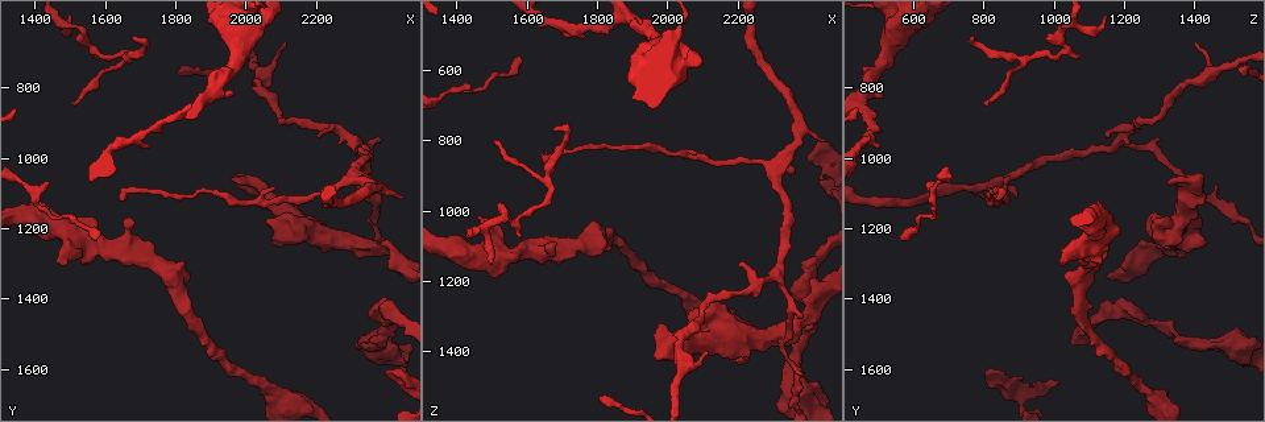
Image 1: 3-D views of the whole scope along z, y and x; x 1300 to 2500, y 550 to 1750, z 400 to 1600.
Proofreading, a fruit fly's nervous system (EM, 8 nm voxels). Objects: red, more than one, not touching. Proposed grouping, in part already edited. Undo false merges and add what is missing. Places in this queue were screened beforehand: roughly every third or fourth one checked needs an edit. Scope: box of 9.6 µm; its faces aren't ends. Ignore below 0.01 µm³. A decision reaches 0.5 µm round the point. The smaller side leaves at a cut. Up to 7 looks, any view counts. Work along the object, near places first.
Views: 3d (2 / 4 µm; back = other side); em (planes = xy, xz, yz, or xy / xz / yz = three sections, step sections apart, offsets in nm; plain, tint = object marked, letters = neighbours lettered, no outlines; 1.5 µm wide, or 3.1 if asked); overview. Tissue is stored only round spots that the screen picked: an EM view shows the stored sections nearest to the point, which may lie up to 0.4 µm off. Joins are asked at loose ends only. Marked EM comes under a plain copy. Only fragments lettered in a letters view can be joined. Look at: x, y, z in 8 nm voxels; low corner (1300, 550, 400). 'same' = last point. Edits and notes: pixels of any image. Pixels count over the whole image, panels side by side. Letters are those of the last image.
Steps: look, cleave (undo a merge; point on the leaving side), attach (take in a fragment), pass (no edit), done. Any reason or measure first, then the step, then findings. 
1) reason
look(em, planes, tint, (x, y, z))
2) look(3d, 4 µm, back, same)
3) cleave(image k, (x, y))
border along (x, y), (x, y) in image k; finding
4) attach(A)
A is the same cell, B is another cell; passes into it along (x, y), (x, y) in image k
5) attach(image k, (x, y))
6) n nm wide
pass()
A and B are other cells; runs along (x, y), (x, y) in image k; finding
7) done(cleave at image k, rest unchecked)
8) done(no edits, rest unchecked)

thick end
look(em, xz, step 4, tint, (2190, 1230, 1420))

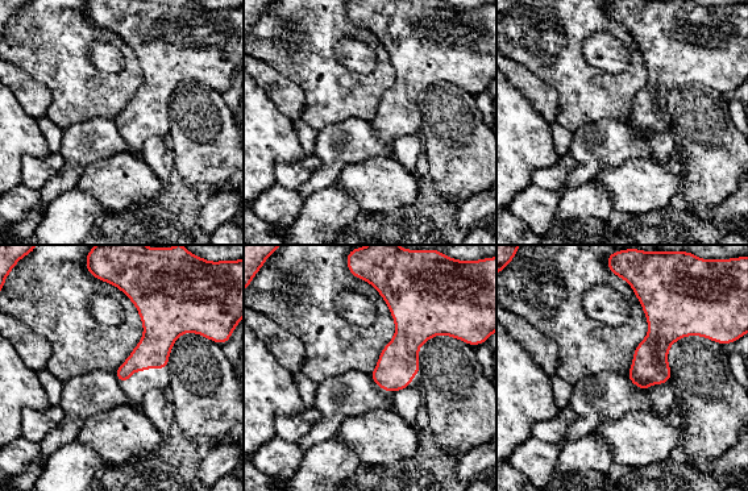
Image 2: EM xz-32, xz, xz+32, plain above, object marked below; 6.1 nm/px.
cut it another way
look(em, planes, letters, same)

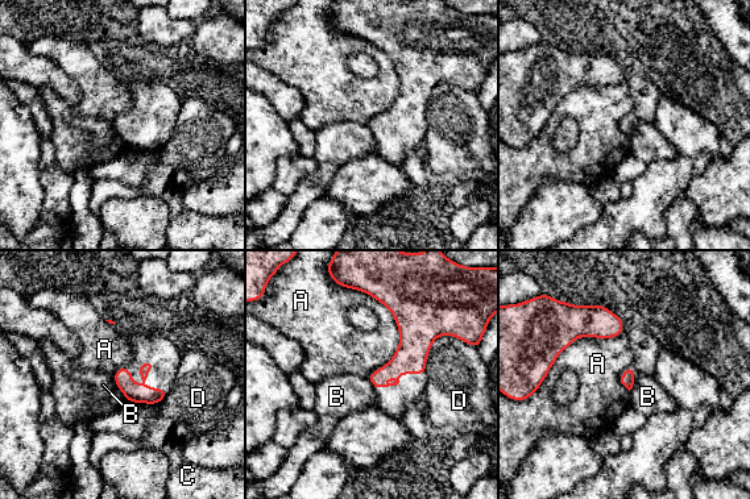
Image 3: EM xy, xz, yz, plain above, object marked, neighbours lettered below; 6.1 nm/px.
pass()
A, B, C and D are other cells; runs along (116, 377), (135, 394), (162, 394) in image 3; none of them fits

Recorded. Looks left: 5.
an open end
look(em, planes, letters, (1460, 1280, 1020))

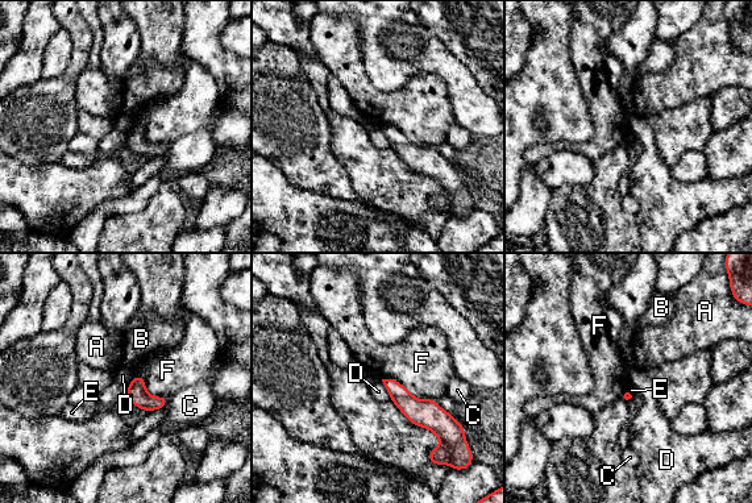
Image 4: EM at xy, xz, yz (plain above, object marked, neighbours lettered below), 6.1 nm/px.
pass()
A, B, C, D, E and F are other cells; border along (381, 379), (390, 399) in image 4; none of them fits

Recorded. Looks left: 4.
free end
look(3d, 4 µm, (1570, 1240, 570))

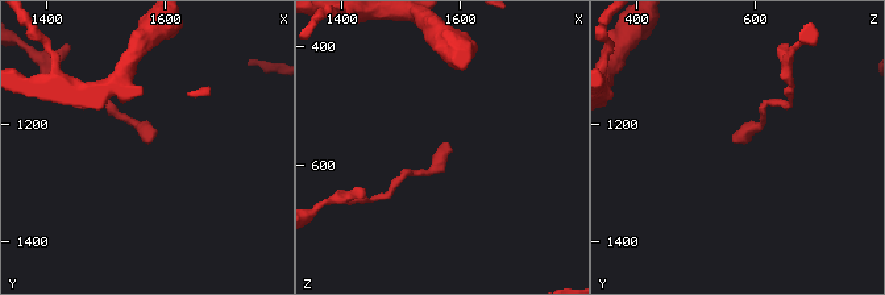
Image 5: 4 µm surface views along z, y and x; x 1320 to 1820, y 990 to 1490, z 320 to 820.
need the tissue
look(em, xz, step 8, letters, (1570, 1230, 570))

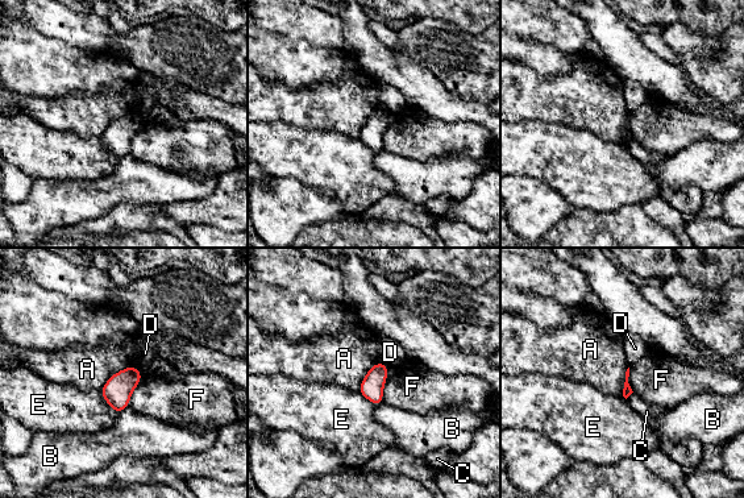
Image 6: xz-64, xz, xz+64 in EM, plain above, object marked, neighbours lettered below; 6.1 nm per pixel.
look(em, xy, step 8, letters, same)

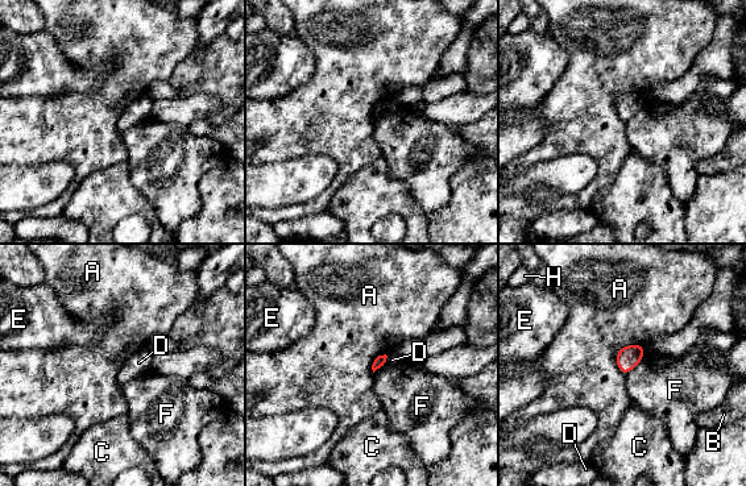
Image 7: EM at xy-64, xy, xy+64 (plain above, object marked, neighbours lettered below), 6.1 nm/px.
pass()
A, B, C, D, E, F and H are other cells; border along (643, 344), (617, 352), (625, 377) in image 7; none of them fits

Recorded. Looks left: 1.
done(no edits, rest unchecked)

